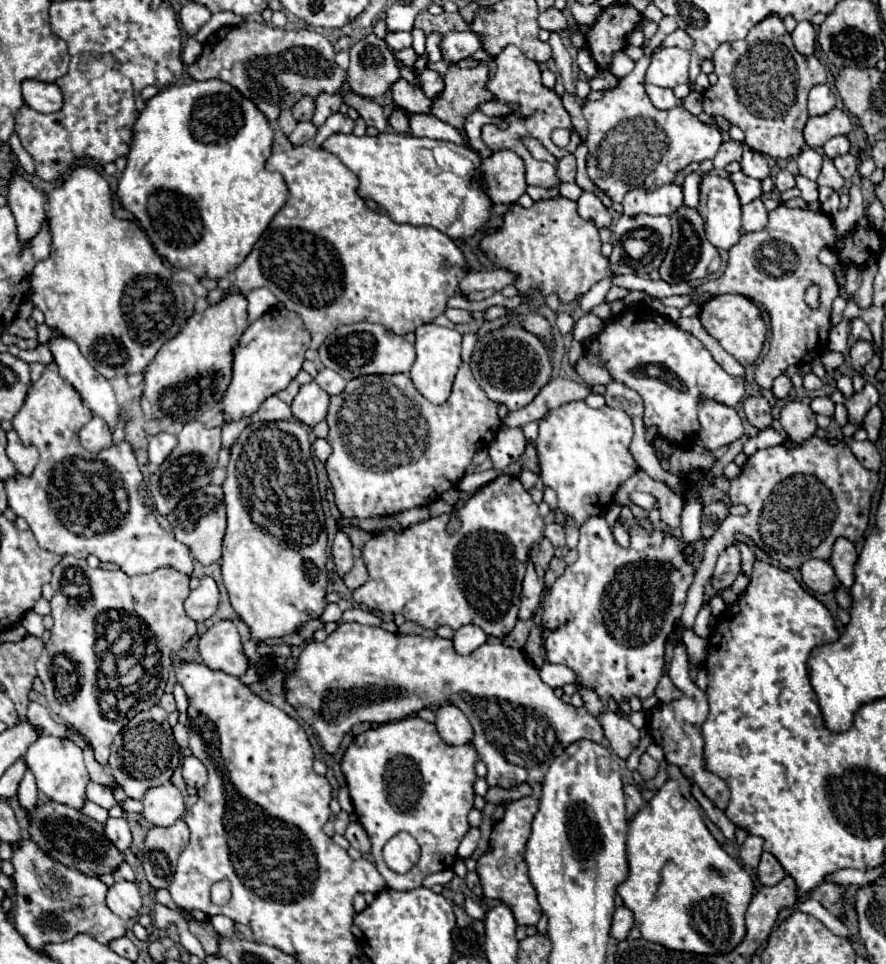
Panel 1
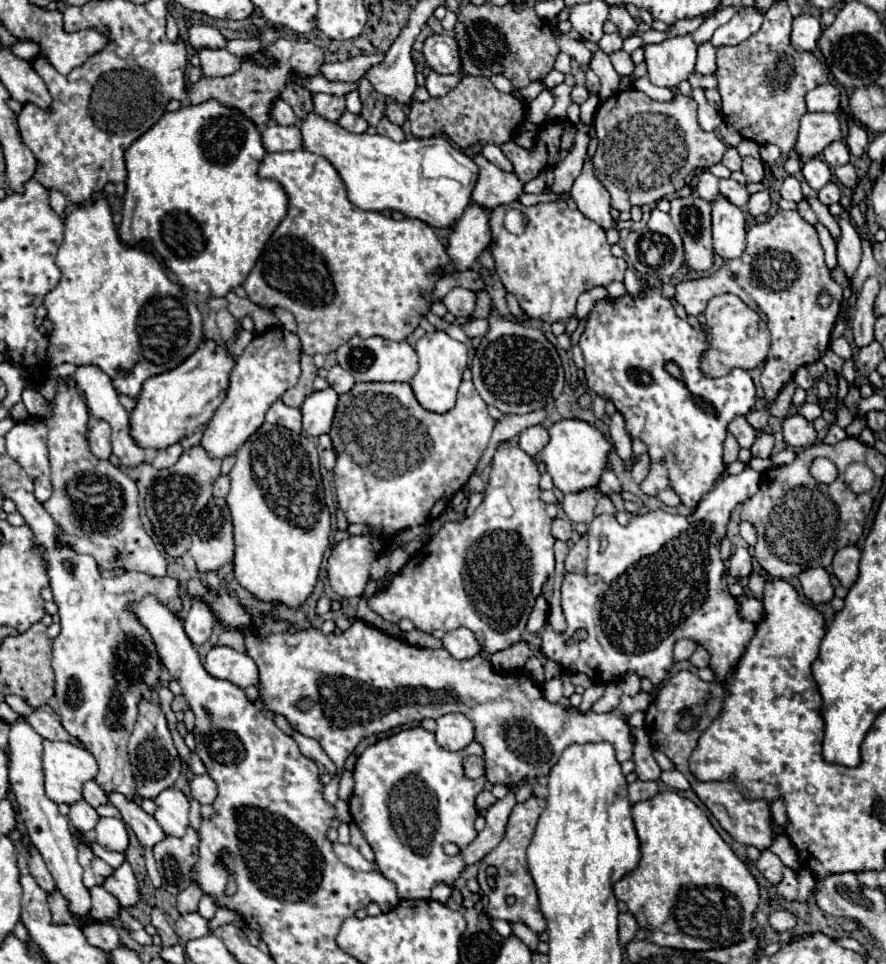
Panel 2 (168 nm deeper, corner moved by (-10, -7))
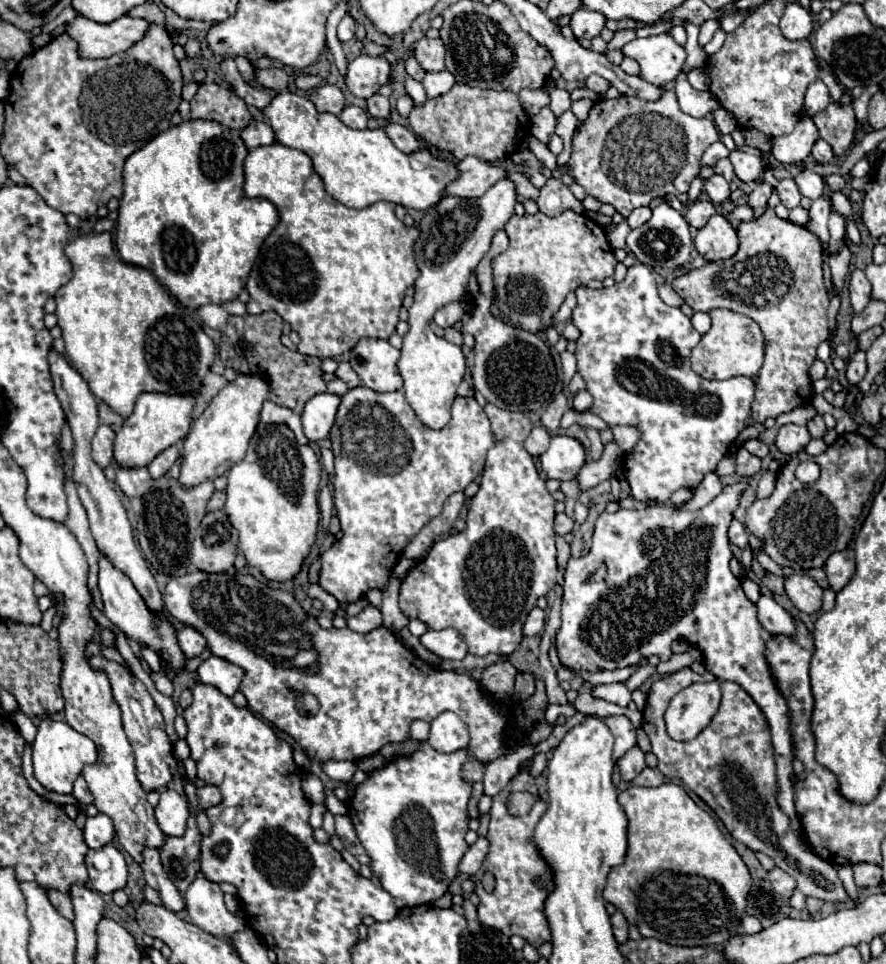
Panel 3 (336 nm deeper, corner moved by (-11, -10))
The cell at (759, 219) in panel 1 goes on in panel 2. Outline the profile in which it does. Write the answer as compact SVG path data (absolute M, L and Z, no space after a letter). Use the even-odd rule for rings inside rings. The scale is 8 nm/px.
M759 191L759 193L753 193L749 197L749 203L747 203L747 211L749 215L761 215L761 213L767 213L771 207L771 201L769 201L769 191Z

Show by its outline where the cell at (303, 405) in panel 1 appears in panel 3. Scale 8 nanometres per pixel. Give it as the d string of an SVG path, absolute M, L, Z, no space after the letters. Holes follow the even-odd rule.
M328 392L316 394L314 398L310 398L306 402L304 412L302 412L302 426L304 426L304 434L310 442L328 438L330 428L336 418L338 404L340 404L340 398L336 394L328 394Z

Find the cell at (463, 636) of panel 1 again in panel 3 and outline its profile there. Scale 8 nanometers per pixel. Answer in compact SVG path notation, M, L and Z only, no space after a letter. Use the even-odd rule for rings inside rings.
M452 628L430 630L420 638L420 642L442 660L462 660L468 654L464 636Z

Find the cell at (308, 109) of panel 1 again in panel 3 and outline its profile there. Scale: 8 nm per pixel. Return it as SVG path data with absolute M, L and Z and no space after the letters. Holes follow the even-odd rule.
M262 68L258 70L256 78L264 88L274 90L274 92L286 92L288 82L290 82L290 76L282 68Z

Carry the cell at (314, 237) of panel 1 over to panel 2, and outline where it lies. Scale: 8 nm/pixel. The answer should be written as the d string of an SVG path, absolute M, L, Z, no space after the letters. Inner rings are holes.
M305 149L267 153L259 163L257 175L261 179L277 181L283 187L289 205L287 217L273 231L261 257L243 283L249 301L265 309L281 307L291 311L297 321L301 349L307 355L327 355L337 351L353 335L363 339L379 335L391 341L403 341L419 325L419 317L427 313L429 303L421 293L433 289L439 281L437 275L431 275L433 269L449 263L445 247L431 227L419 219L407 217L395 221L383 213L355 207L349 203L335 167L321 155Z

